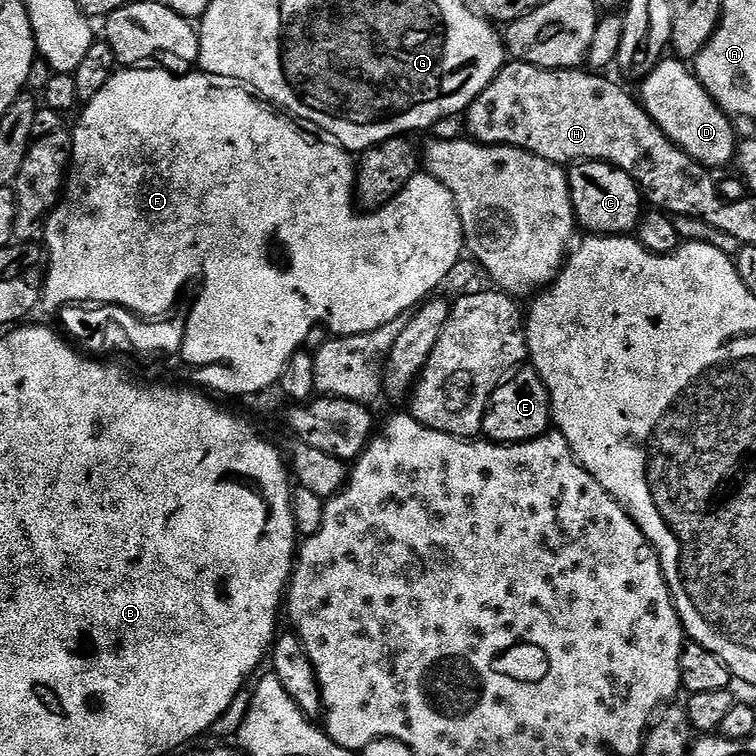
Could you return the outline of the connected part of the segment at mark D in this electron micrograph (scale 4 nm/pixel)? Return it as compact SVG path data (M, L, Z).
M665 58L654 66L654 70L643 80L639 81L638 99L650 114L650 118L664 133L671 138L679 148L690 158L694 158L709 170L724 168L728 163L735 161L738 156L738 135L733 117L720 109L716 99L702 86L702 82L696 77L695 71L685 61L679 58Z

